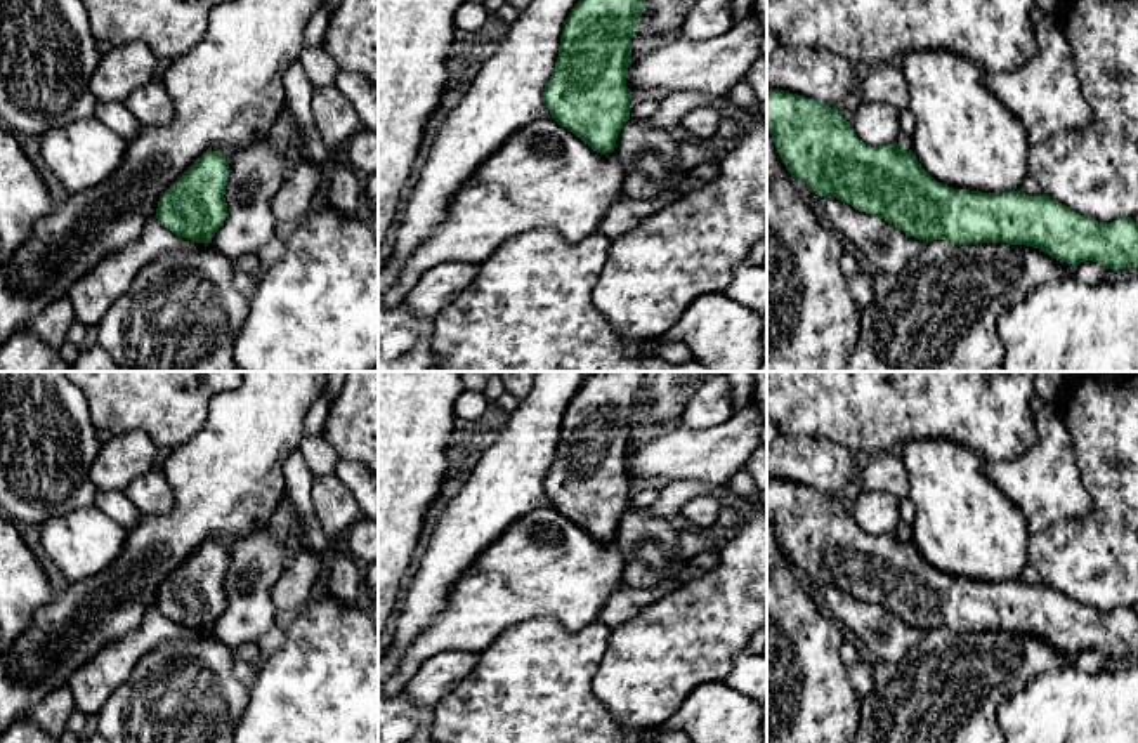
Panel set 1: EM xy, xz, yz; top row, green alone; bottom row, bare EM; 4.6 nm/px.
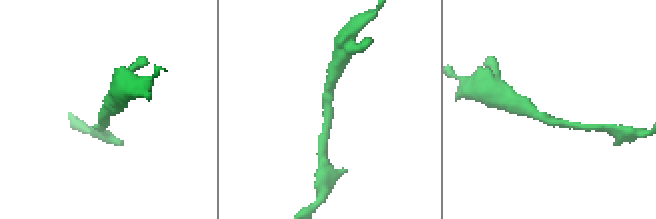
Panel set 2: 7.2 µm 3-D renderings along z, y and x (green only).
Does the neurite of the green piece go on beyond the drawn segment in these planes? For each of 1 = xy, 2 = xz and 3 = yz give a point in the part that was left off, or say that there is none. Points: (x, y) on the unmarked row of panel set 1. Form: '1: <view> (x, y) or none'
1: none
2: none
3: none

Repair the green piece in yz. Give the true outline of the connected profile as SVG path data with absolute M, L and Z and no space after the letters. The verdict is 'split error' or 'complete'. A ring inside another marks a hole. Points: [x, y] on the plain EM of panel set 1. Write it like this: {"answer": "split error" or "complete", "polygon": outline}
{"answer": "complete", "polygon": "M767 479L767 519L793 568L803 569L817 585L834 585L859 601L893 613L923 630L947 628L954 634L1010 632L1039 637L1060 651L1086 649L1110 658L1138 656L1138 611L1131 606L1102 613L1051 588L1044 582L980 582L952 578L937 571L909 538L897 531L871 536L859 529L838 496L798 483Z"}

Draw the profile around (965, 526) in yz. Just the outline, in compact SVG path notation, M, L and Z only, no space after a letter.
M921 437L900 446L914 505L911 540L921 556L952 578L1018 580L1027 562L1029 529L1015 503L984 474L985 458L944 437Z

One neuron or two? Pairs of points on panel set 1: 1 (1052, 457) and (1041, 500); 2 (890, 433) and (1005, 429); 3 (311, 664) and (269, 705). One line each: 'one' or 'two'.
1: one
2: one
3: one

